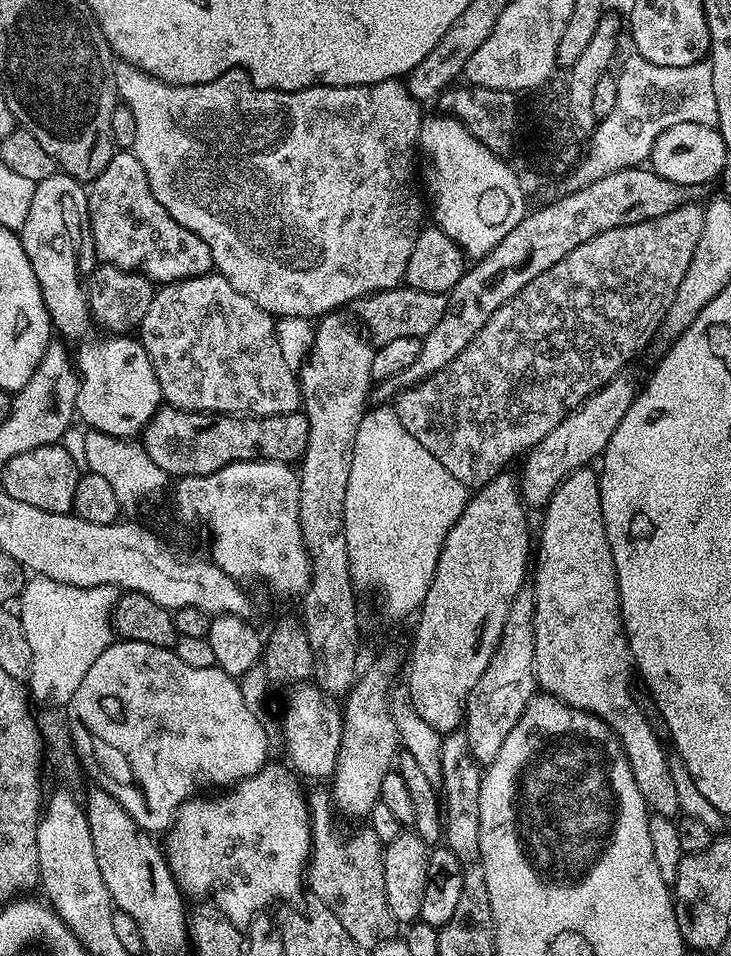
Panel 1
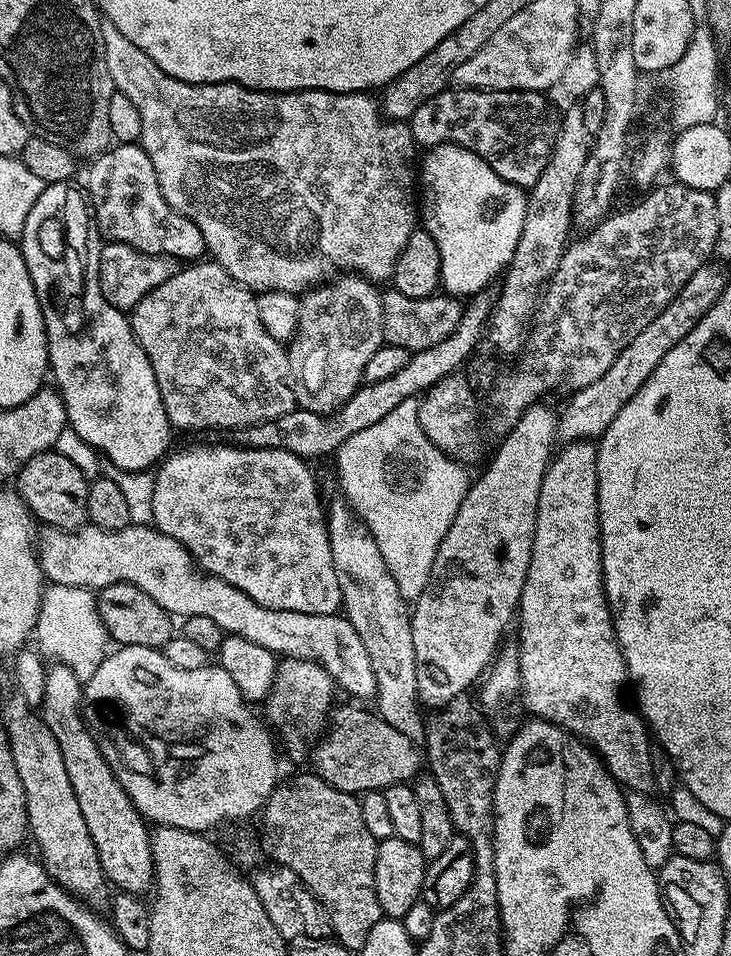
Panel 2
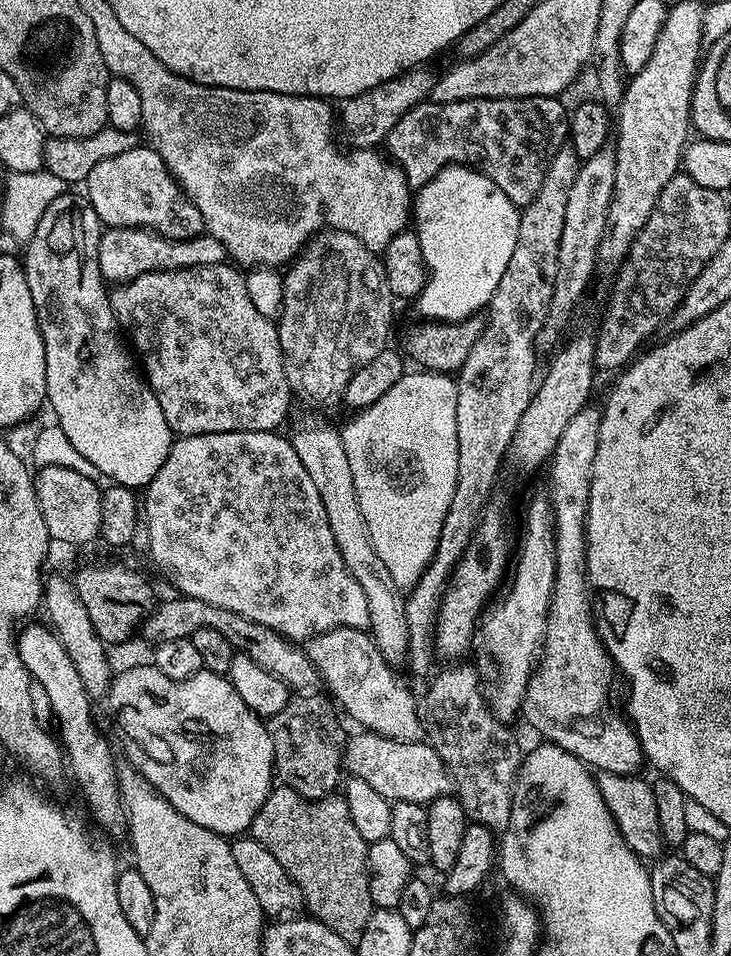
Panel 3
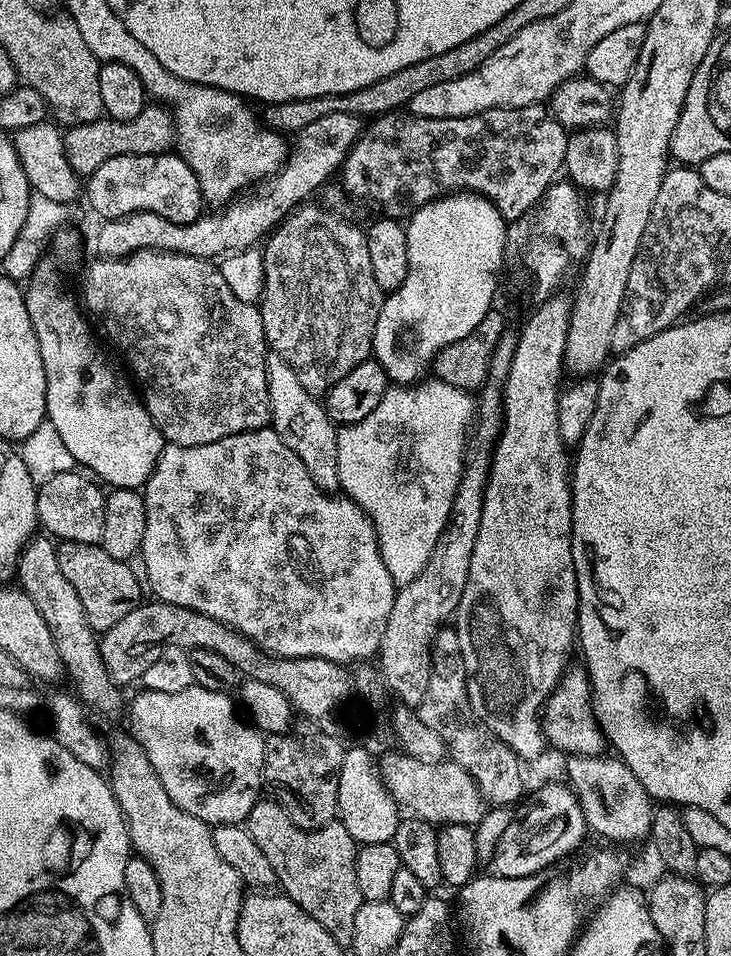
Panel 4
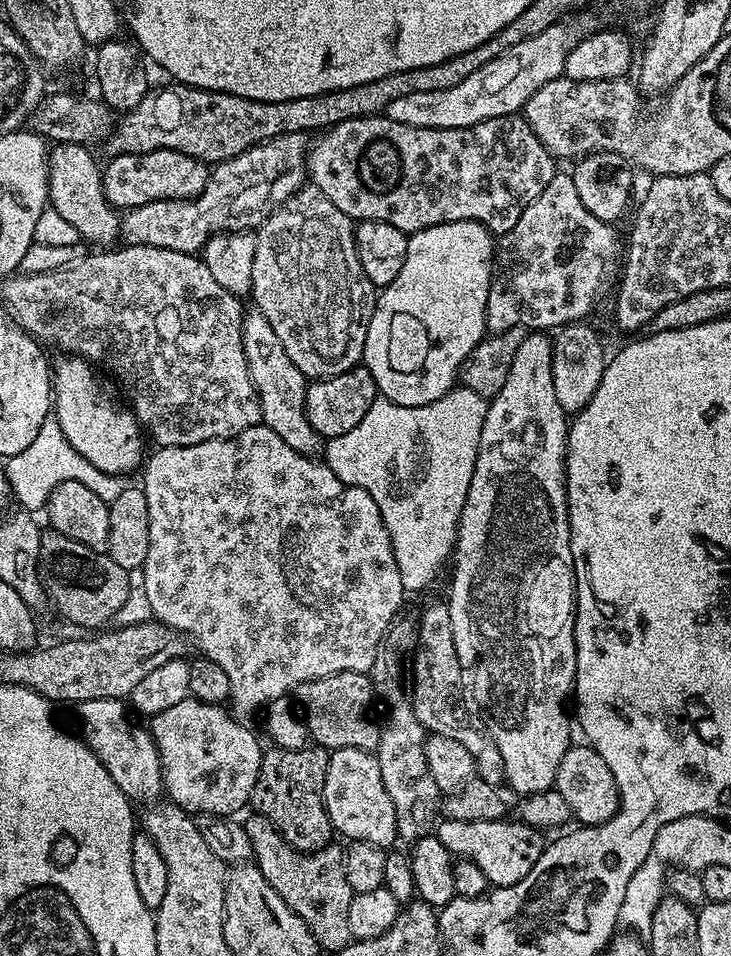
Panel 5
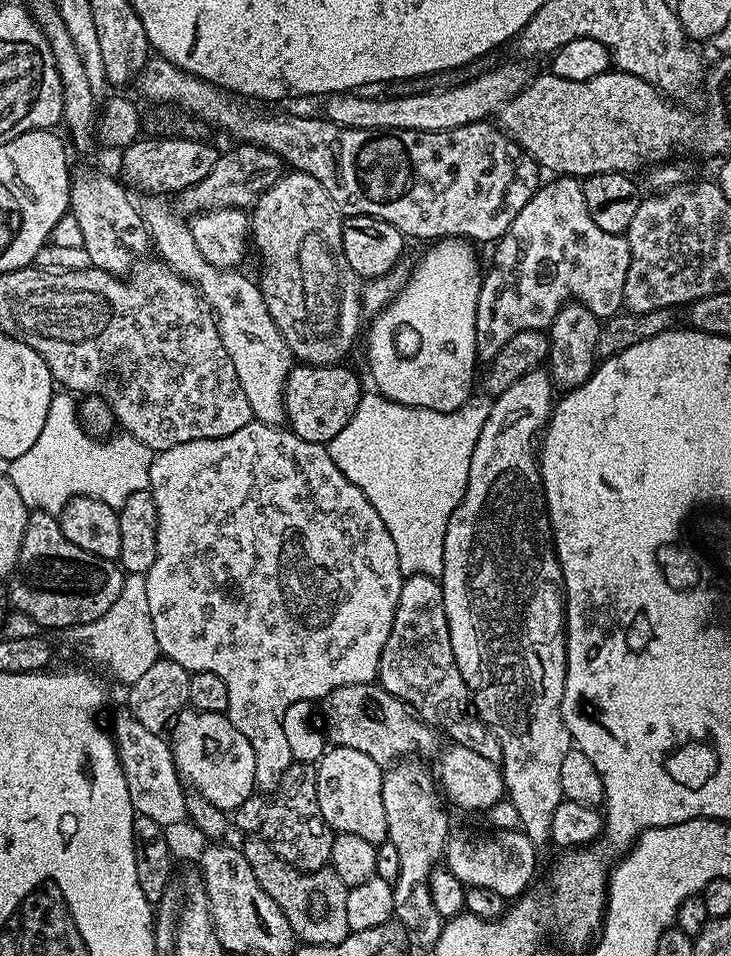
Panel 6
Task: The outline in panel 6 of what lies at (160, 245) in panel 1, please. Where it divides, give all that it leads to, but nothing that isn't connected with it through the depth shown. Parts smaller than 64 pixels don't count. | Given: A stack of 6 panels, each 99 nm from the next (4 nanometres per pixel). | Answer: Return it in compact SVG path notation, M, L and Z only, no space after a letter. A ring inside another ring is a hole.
M163 134L157 140L139 138L123 149L124 176L129 185L137 184L144 194L179 194L193 188L210 170L214 170L217 149L212 149L204 138L189 138L175 134Z

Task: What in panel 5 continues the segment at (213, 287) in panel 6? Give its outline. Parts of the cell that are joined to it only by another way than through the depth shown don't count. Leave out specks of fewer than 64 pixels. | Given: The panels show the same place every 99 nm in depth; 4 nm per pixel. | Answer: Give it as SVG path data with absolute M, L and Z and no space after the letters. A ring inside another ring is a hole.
M258 310L244 313L242 346L250 378L258 394L263 427L274 430L274 434L278 434L278 438L282 438L286 446L298 450L304 456L315 457L321 451L322 438L316 433L314 426L310 426L310 418L306 414L306 390L309 381L300 373L298 366L290 362L290 354L286 354L278 334L274 334L270 322L266 322L266 318Z

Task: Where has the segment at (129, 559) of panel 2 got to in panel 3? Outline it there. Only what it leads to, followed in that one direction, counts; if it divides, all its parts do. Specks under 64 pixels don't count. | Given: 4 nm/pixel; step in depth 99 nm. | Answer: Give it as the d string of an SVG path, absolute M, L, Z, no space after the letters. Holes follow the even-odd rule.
M331 628L329 632L323 632L313 636L307 641L306 651L310 662L314 662L316 675L329 688L331 699L342 709L343 715L361 724L360 728L365 732L373 732L376 735L385 736L404 743L418 743L424 740L424 731L420 725L418 700L412 692L396 677L397 672L393 665L382 658L378 646L373 642L371 635L363 628Z

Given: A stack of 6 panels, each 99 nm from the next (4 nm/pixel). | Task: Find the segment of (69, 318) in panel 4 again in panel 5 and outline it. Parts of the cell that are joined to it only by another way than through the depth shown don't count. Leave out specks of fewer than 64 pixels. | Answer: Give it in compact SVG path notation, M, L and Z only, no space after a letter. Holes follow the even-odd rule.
M71 354L59 358L61 360L57 364L55 361L51 365L52 398L54 419L66 442L70 442L70 446L74 446L74 450L78 450L78 454L90 462L90 466L98 466L98 470L107 476L123 477L124 472L132 472L136 467L137 471L146 456L146 436L136 421L136 415L118 395L117 389L99 376L101 373L91 360L82 360Z

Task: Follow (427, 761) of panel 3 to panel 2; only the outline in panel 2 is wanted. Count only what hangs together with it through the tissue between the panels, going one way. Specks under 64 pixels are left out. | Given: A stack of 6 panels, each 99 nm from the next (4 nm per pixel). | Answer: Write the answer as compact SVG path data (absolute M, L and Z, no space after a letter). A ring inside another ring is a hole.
M340 706L333 707L330 713L330 723L327 725L326 731L321 735L318 743L315 745L314 751L311 753L312 760L316 763L316 768L314 768L315 775L321 776L330 786L334 786L338 790L343 792L351 792L353 794L363 794L367 791L381 791L385 788L388 788L390 785L409 783L412 779L415 779L419 775L419 772L422 768L422 754L418 752L419 747L417 743L413 740L408 739L406 734L402 734L400 730L395 730L394 726L390 726L389 723L386 723L377 713L373 711L366 711L362 706L356 706L360 708L340 708Z

